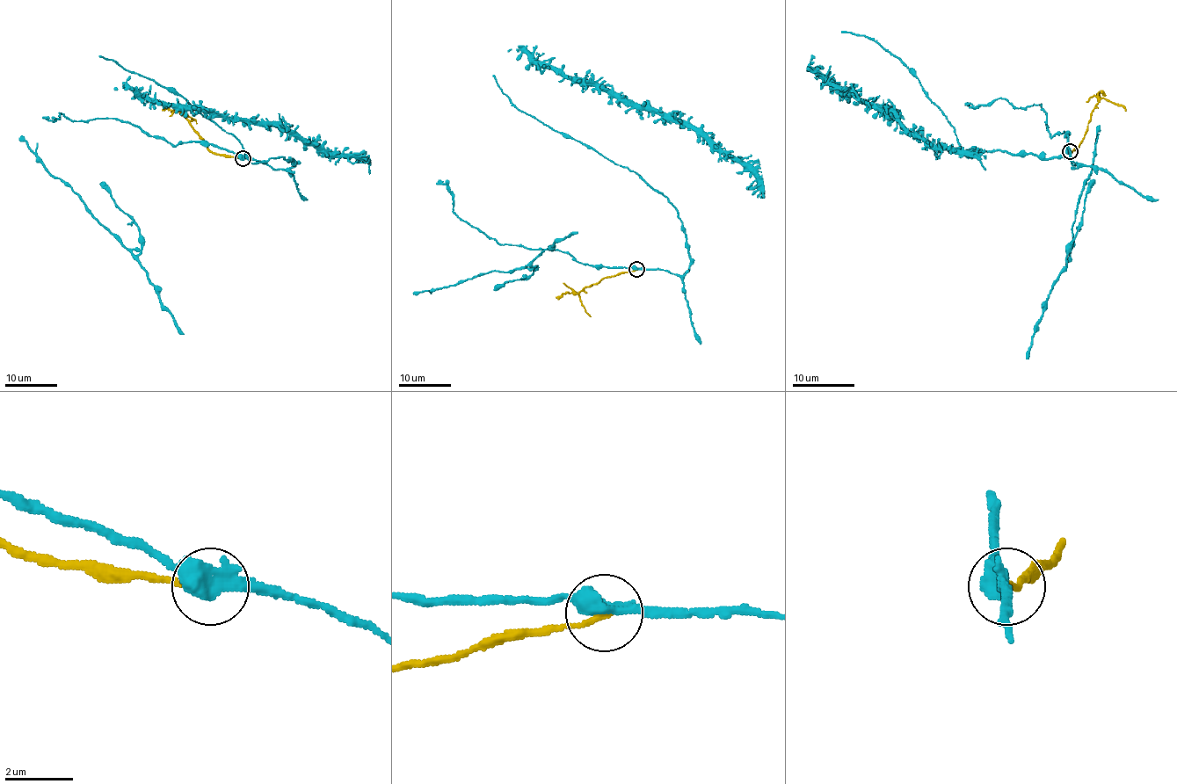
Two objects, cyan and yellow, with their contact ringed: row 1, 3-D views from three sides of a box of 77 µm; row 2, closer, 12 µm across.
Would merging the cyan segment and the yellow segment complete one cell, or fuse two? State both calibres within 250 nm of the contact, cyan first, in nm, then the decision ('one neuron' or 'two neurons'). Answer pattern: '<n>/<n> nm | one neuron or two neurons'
480/170 nm | two neurons

